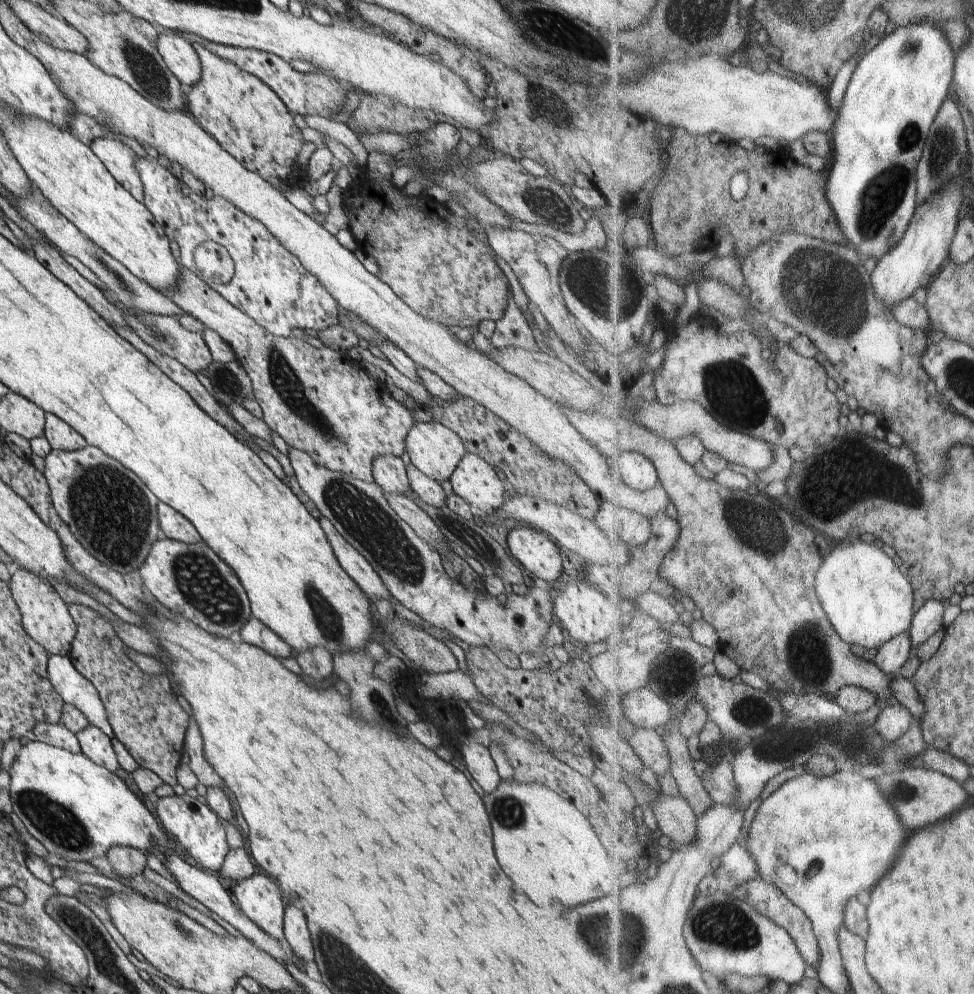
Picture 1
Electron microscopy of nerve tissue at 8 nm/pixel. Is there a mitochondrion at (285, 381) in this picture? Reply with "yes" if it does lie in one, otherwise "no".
yes

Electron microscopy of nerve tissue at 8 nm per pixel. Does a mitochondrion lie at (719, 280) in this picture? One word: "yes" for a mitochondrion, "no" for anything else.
no

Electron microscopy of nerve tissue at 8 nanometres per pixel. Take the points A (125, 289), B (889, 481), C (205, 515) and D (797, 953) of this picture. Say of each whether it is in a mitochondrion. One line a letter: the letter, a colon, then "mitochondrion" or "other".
A: mitochondrion
B: mitochondrion
C: other
D: other

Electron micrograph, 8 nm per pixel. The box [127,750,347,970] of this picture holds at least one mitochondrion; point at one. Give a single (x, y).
(179, 927)

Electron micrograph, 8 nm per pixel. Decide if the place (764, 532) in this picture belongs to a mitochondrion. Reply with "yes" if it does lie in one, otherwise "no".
yes

